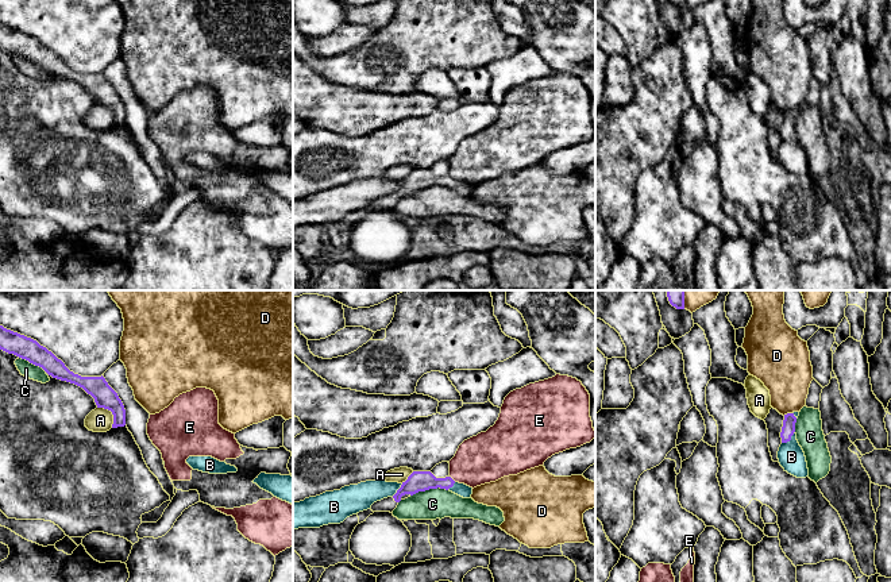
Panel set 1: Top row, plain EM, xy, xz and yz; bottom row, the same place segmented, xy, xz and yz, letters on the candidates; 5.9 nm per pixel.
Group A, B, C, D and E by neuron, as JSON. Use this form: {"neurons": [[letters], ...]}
{"neurons": [["A"], ["B"], ["C"], ["D"], ["E"]]}

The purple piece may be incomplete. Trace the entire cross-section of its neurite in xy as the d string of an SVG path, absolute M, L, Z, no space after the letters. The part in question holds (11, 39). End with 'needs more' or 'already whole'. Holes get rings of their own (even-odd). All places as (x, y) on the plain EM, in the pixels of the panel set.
M0 23L0 47L14 51L30 61L42 65L53 76L82 85L94 96L97 105L112 109L112 126L126 123L126 107L117 90L101 74L81 74L70 69L65 61L36 38Z | already whole

